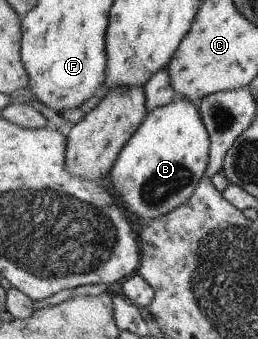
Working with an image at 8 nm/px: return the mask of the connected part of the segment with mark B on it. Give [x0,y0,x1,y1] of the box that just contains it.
[110,97,210,225]

